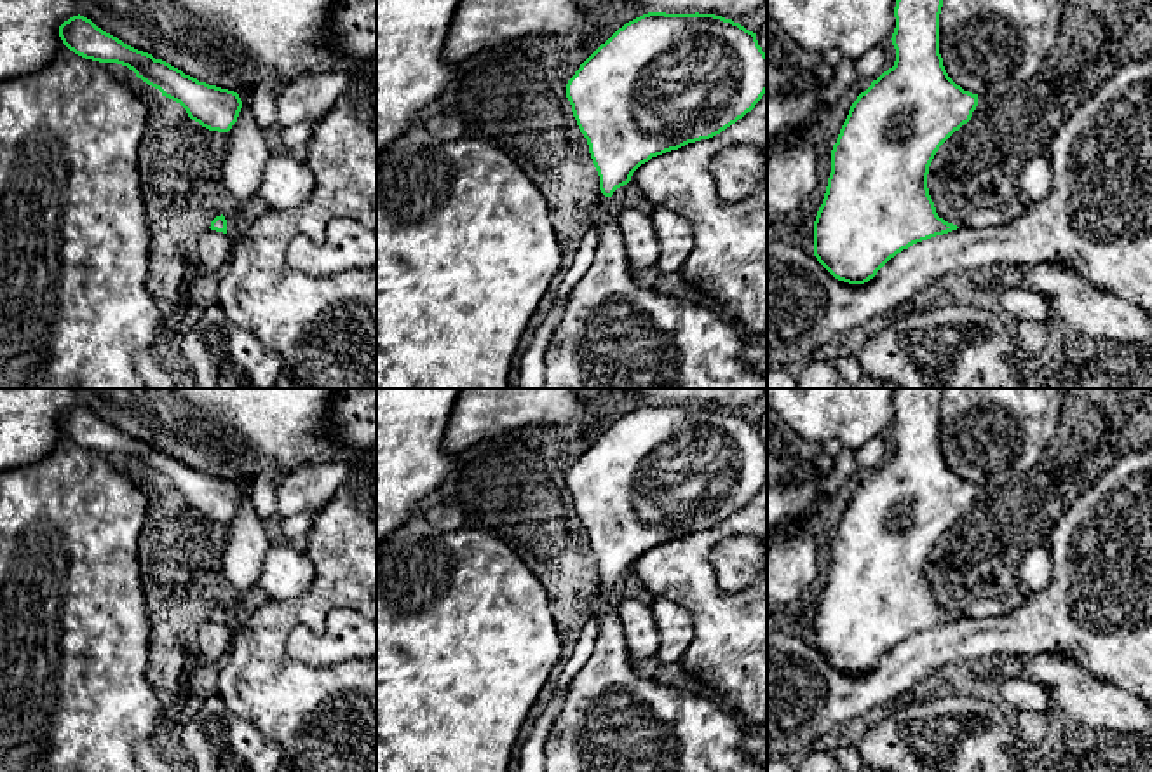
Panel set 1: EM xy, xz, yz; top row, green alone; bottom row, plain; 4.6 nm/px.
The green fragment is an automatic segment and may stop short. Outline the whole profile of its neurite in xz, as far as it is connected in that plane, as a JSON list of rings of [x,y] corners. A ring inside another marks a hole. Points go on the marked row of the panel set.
[[[648,12],[619,28],[566,84],[589,145],[606,213],[617,188],[652,157],[709,139],[755,108],[767,92],[767,54],[756,33],[715,14]]]

